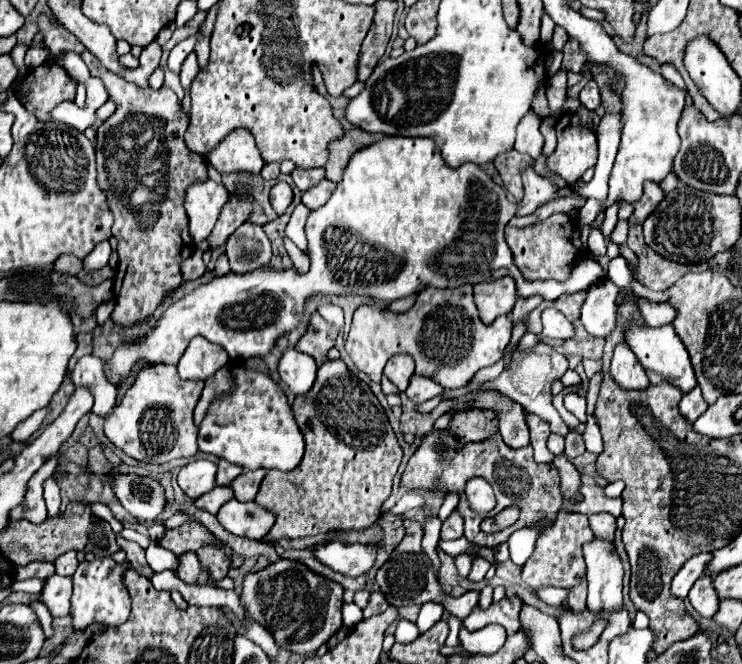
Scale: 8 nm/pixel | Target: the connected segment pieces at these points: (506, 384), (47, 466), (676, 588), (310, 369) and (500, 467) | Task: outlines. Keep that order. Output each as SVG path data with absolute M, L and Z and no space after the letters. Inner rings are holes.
M537 342L533 348L515 350L513 358L511 358L511 364L501 372L501 376L495 378L495 380L483 382L479 386L479 390L497 390L497 392L501 392L503 396L507 396L513 402L521 404L527 412L533 412L533 414L545 418L551 424L551 432L555 432L559 436L567 436L569 428L551 404L551 384L555 380L559 380L565 374L565 370L567 370L567 358L561 356L559 352L555 352L545 342Z
M59 452L55 456L51 456L29 480L27 484L27 492L25 492L25 500L23 504L15 506L11 510L9 520L29 520L33 524L41 524L47 518L47 508L45 508L45 500L43 500L43 480L47 480L49 476L53 476L55 468L59 462Z
M699 554L699 556L693 556L691 560L687 560L687 564L677 572L677 576L673 578L673 584L671 584L671 592L677 596L677 598L687 598L689 590L693 588L693 584L701 578L701 574L705 572L707 564L711 562L711 554Z
M287 348L279 360L279 376L293 394L305 394L315 382L315 372L315 360L293 348Z
M445 430L437 434L429 434L421 446L415 450L411 456L403 476L401 484L409 490L429 490L433 492L437 486L443 486L447 492L457 492L461 496L461 502L457 510L465 518L465 538L471 540L477 546L487 546L487 548L497 548L503 544L511 532L523 528L523 526L537 526L541 520L545 522L555 522L557 514L563 508L563 496L561 495L559 472L555 472L555 464L537 464L533 460L533 448L509 448L503 444L501 436L497 434L491 440L485 440L481 444L465 444L459 446L455 436L449 436ZM471 478L485 478L497 496L497 506L491 514L501 512L503 508L517 506L521 510L519 520L495 534L485 534L481 532L479 524L483 520L483 514L477 514L469 508L467 498L465 498L465 482Z

